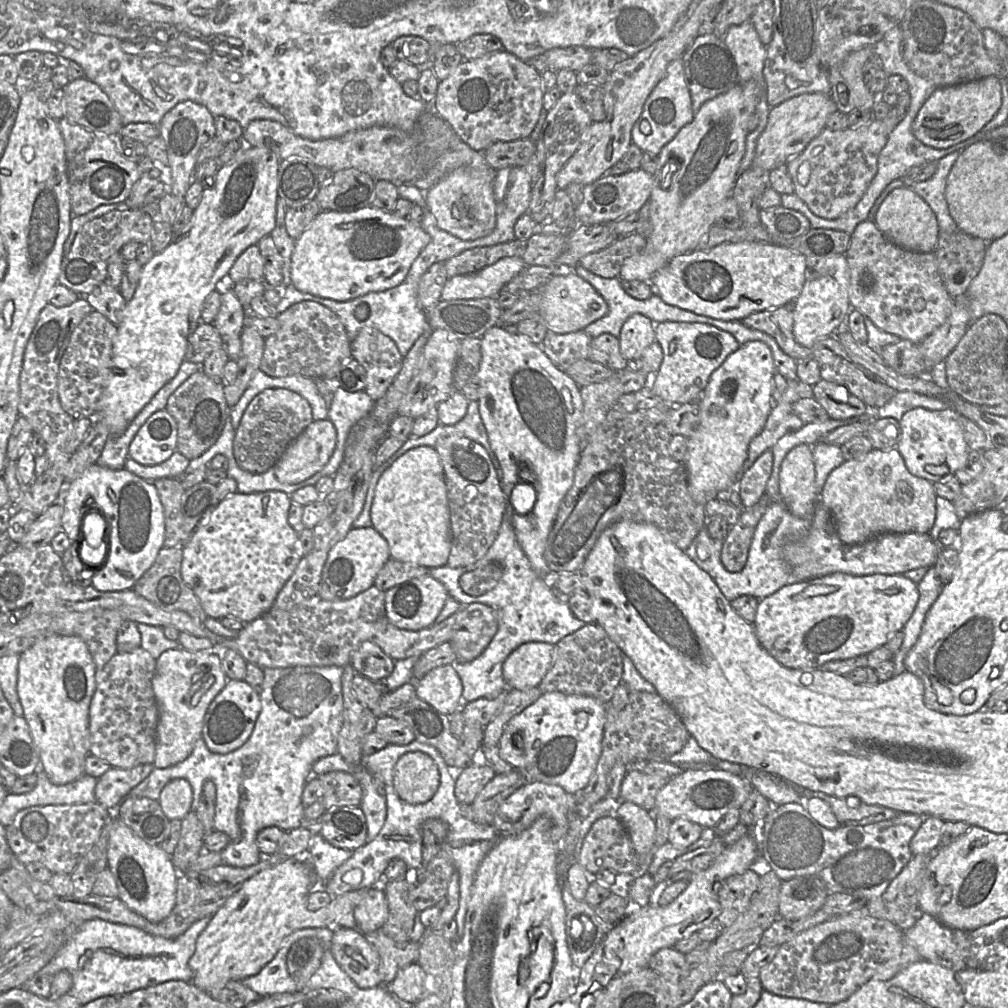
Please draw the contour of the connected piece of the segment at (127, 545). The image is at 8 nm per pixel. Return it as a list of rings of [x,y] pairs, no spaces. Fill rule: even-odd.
[[[96,463],[76,480],[65,484],[61,501],[64,506],[62,529],[71,541],[81,543],[82,522],[87,513],[98,513],[104,520],[108,554],[104,563],[97,567],[92,586],[99,591],[133,589],[164,547],[164,508],[153,482],[125,468],[115,470]]]

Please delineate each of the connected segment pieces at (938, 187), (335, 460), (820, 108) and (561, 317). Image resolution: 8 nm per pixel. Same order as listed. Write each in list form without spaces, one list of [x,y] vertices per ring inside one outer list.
[[[954,151],[937,162],[934,175],[921,182],[915,182],[909,187],[919,195],[933,210],[939,227],[939,233],[953,233],[958,227],[949,214],[945,198],[947,177],[954,163],[960,155],[960,151]]]
[[[340,387],[335,390],[329,401],[327,419],[337,431],[336,447],[328,463],[303,481],[303,487],[315,485],[323,477],[335,475],[344,458],[345,442],[350,428],[371,411],[374,403],[364,390],[348,392]]]
[[[823,93],[800,94],[771,107],[767,125],[757,140],[753,166],[767,173],[786,164],[826,127],[829,115],[836,109],[831,95]]]
[[[574,272],[556,273],[538,288],[521,292],[516,303],[504,309],[501,325],[516,325],[531,317],[540,317],[548,331],[566,334],[584,330],[590,323],[602,318],[608,312],[608,306],[602,296],[585,280]]]

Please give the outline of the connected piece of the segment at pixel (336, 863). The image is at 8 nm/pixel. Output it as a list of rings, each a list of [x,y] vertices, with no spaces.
[[[319,832],[312,834],[308,851],[311,853],[311,867],[317,875],[318,883],[329,880],[353,852],[333,846]]]

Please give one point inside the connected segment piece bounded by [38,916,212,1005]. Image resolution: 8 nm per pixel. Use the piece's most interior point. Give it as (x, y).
(104, 958)

